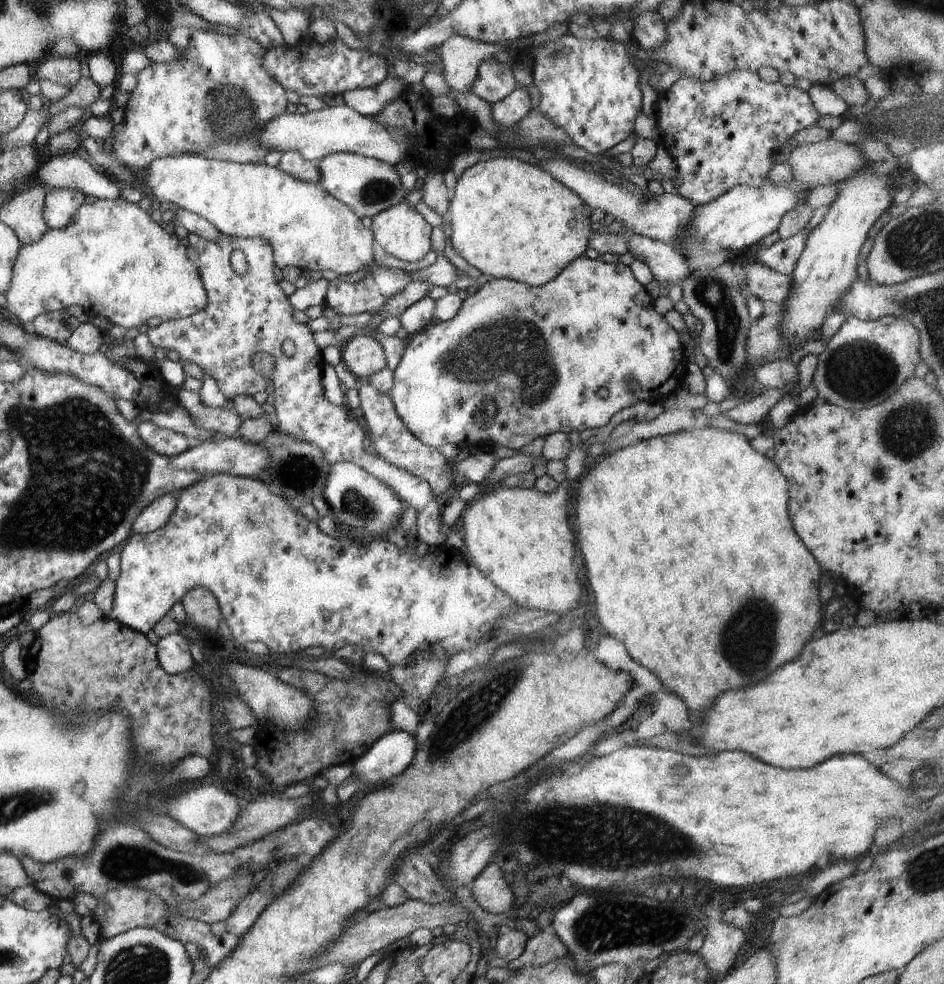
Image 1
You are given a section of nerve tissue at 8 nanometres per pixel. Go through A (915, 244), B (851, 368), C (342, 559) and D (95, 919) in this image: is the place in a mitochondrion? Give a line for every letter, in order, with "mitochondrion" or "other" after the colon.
A: mitochondrion
B: mitochondrion
C: other
D: other

